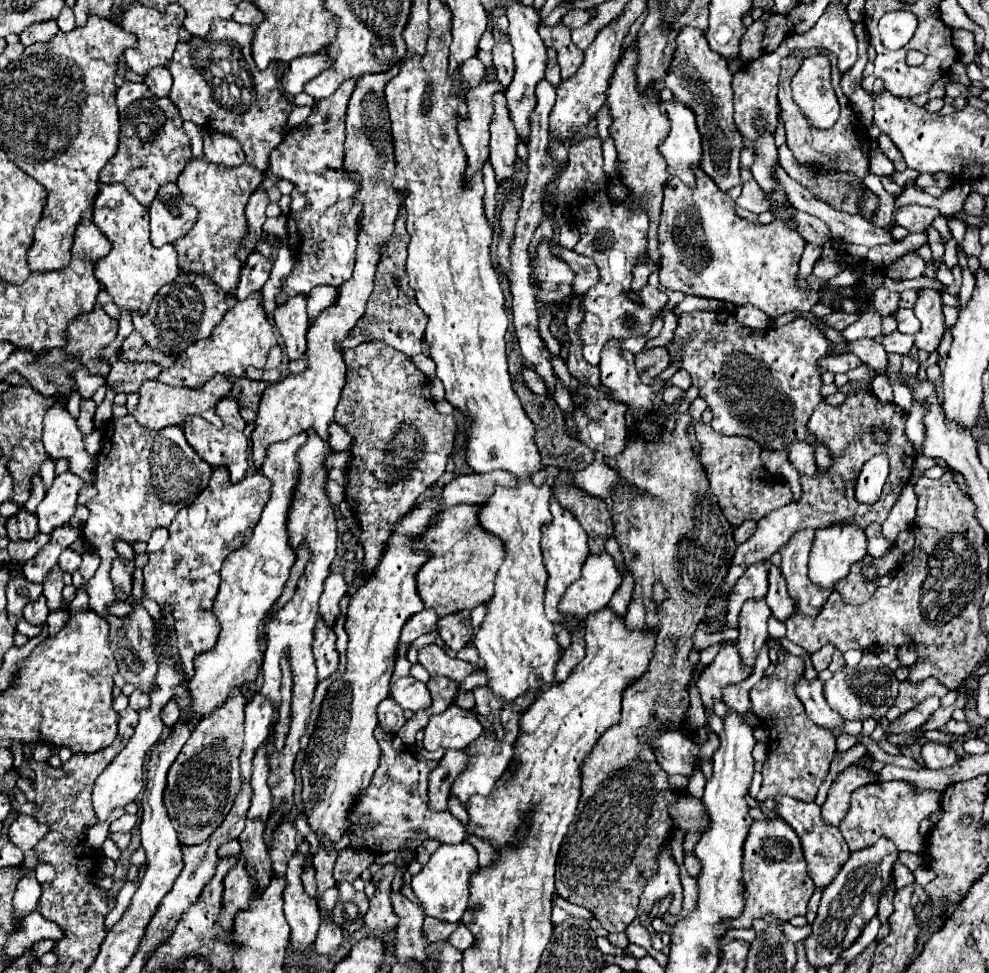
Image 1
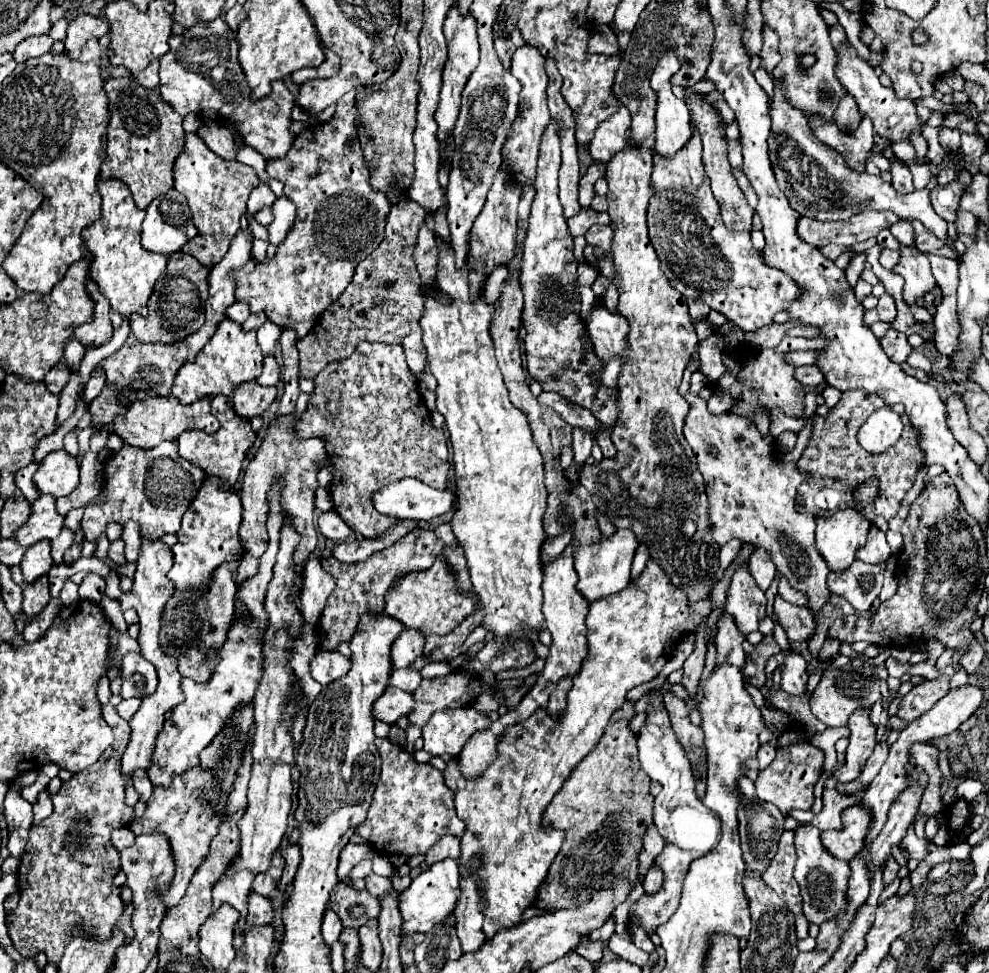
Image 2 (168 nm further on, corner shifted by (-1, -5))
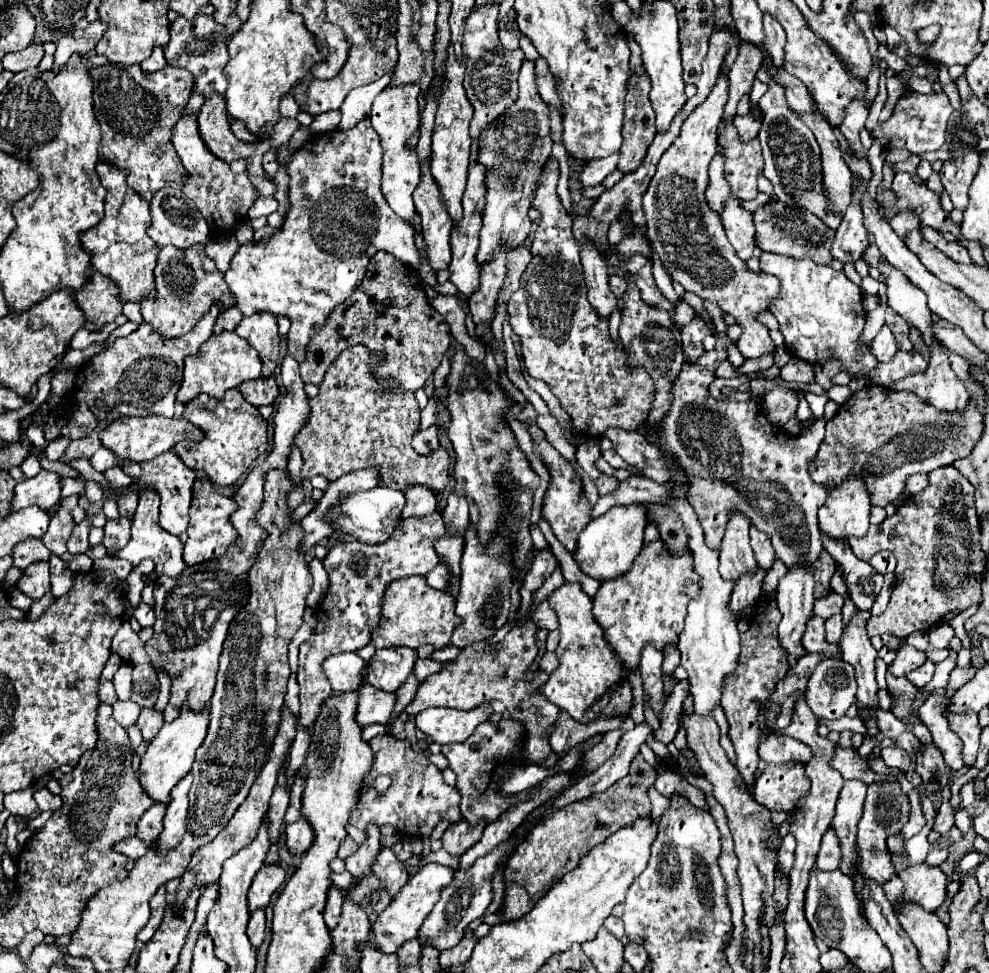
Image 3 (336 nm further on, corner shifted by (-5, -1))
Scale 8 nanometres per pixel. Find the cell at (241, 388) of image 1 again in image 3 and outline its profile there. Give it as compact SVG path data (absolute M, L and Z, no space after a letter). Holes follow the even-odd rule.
M259 377L259 379L253 379L253 381L245 381L239 389L241 389L243 397L255 407L271 405L275 401L275 397L279 395L279 387L277 387L273 377L267 377L267 379Z

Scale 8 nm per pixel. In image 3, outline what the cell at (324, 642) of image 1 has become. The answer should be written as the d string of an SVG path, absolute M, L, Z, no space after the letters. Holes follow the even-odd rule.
M357 653L333 655L323 663L323 671L335 693L355 691L361 687L367 663Z

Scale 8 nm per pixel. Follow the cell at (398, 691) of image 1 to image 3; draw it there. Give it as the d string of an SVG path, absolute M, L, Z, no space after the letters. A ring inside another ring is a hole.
M365 683L359 689L355 721L361 727L375 725L375 723L387 723L387 719L393 713L393 707L395 707L395 693L385 693Z

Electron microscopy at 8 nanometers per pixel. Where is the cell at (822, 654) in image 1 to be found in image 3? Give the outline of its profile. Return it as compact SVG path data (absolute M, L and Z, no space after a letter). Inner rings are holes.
M833 615L825 621L825 627L827 627L827 641L829 643L837 643L841 633L843 633L843 619L841 615Z

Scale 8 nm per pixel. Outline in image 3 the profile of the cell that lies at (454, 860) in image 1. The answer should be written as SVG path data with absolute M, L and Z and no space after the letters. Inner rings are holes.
M437 863L421 865L419 871L409 877L405 889L399 891L399 897L393 897L393 901L389 903L389 907L377 917L375 923L371 923L373 939L367 937L365 943L359 943L359 957L361 957L361 951L363 951L367 945L373 945L373 947L377 947L377 949L383 951L383 953L397 953L397 949L399 949L405 941L415 939L415 937L419 935L421 923L423 923L425 917L431 913L433 905L439 901L439 891L453 881L453 873L455 873L453 869L443 867L443 865L437 865Z

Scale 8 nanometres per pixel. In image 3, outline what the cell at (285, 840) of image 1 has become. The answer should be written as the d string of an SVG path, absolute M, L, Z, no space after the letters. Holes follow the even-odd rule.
M271 865L271 867L259 869L259 873L255 875L255 881L251 883L251 891L247 893L249 913L253 913L255 909L265 909L271 901L271 895L281 887L283 881L285 881L283 867Z

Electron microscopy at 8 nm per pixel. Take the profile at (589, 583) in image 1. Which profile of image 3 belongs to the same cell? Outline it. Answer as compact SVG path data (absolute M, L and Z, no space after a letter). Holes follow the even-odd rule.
M643 503L611 507L603 517L591 519L579 535L575 561L583 573L597 579L613 579L625 573L643 547L643 529L647 525L647 507Z

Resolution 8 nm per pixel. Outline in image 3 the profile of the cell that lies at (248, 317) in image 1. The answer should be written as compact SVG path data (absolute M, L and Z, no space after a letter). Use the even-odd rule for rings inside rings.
M225 331L221 335L213 335L205 341L197 355L185 357L185 373L183 383L177 393L177 401L187 403L195 399L199 393L207 393L211 397L223 397L227 389L239 387L243 381L261 377L261 361L257 353L251 353L251 345L243 341L235 331Z

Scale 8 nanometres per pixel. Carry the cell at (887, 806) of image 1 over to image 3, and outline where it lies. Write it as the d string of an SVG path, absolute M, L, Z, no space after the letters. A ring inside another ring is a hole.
M829 829L825 835L823 835L823 841L821 841L821 849L819 849L819 855L817 855L817 869L821 871L835 871L839 867L839 861L841 861L841 847L839 847L839 839L835 837L833 829Z

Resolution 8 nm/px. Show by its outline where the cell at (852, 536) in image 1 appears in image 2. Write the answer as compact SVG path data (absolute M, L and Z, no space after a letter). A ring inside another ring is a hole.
M843 509L829 519L817 519L815 545L831 573L843 573L855 561L857 551L867 541L869 527L871 523L855 509Z

